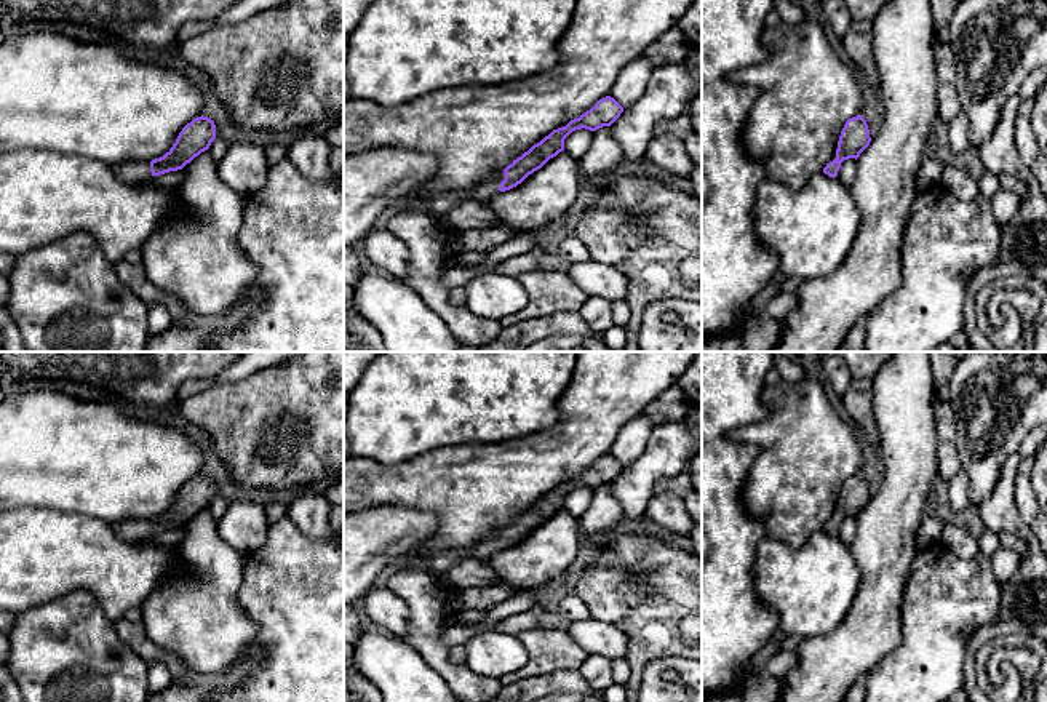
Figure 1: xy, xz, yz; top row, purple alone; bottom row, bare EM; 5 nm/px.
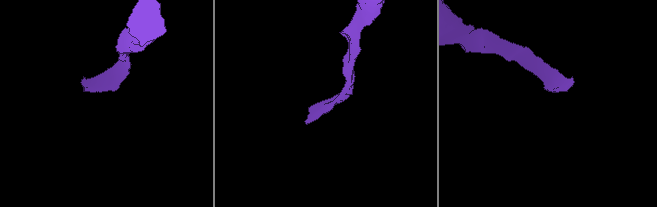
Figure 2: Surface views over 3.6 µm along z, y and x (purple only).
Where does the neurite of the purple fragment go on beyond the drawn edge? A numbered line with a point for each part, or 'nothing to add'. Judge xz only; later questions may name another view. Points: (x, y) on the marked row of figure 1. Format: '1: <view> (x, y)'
1: xz (438, 202)

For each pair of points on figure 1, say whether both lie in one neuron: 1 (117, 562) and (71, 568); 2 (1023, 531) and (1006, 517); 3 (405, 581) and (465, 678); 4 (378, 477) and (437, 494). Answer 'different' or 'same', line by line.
1: same
2: same
3: same
4: same

